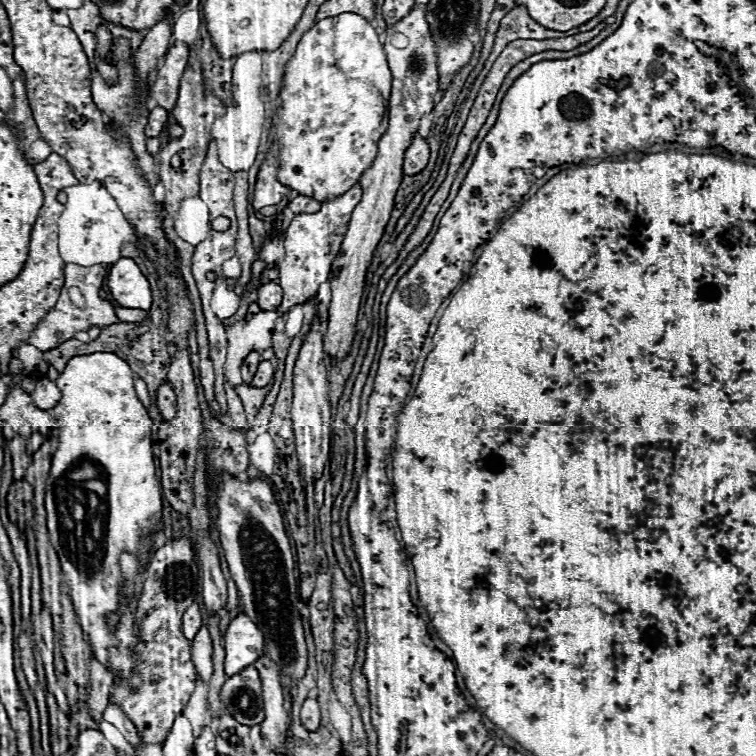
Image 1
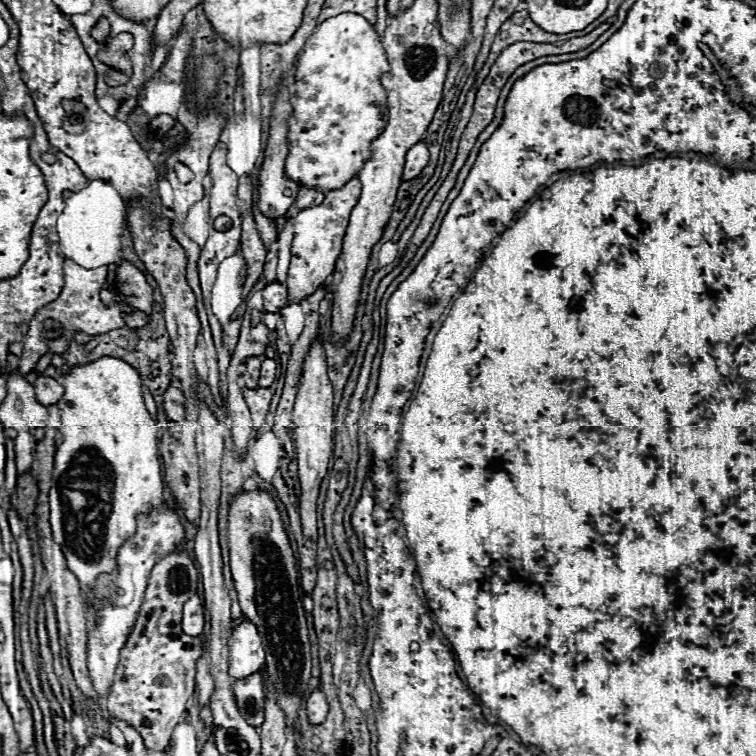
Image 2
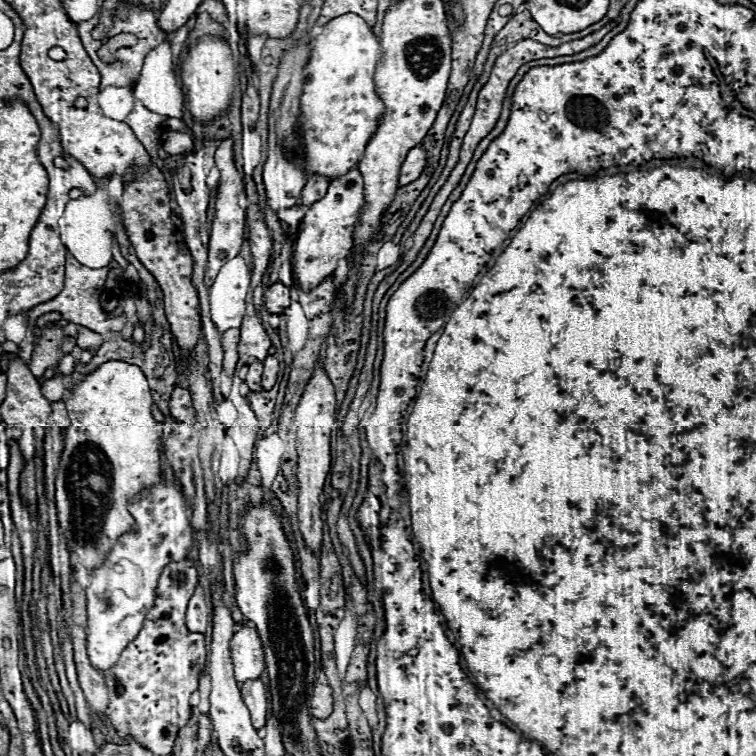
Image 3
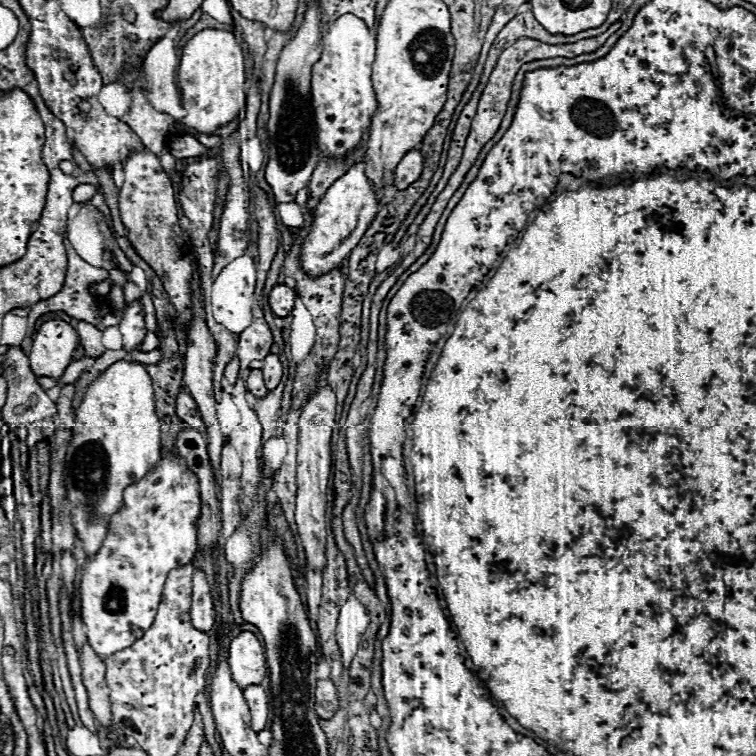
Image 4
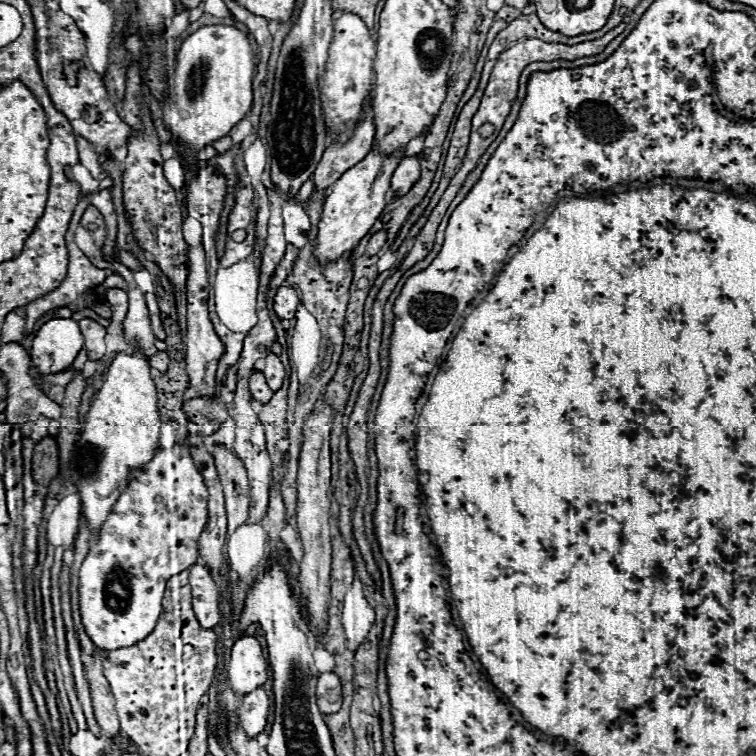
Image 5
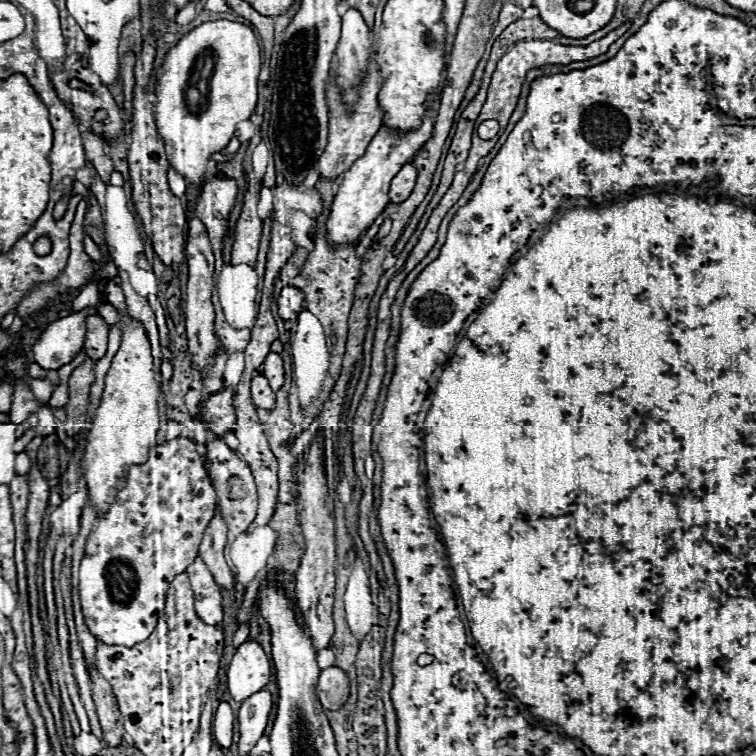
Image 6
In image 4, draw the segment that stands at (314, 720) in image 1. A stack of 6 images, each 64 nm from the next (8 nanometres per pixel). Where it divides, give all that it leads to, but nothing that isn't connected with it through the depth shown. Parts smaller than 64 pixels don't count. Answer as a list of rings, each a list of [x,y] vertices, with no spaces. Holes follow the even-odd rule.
[[[318,680],[316,684],[316,714],[320,718],[330,718],[338,708],[336,688],[330,680]]]

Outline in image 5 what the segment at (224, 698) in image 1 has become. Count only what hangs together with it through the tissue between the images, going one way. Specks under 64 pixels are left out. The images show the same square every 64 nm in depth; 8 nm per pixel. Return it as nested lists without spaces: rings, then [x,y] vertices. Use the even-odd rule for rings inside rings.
[[[256,688],[244,696],[240,720],[242,720],[242,726],[248,736],[258,736],[264,730],[264,726],[268,722],[266,720],[268,706],[270,706],[270,702],[268,702],[268,694],[264,688]]]

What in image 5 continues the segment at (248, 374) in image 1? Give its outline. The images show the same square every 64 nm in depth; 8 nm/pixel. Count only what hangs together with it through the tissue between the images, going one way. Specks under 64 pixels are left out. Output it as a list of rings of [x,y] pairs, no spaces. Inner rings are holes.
[[[254,372],[250,376],[250,392],[252,392],[252,398],[256,398],[258,402],[268,402],[272,398],[272,390],[268,388],[266,380],[264,380],[264,374],[262,372]]]

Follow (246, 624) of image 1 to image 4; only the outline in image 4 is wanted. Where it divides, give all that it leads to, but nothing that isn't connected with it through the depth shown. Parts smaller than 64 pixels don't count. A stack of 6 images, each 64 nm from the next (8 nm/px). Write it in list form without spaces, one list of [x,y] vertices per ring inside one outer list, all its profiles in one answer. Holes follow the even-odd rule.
[[[240,632],[232,638],[228,648],[228,664],[232,678],[240,688],[262,682],[266,676],[266,656],[262,644],[252,632]]]

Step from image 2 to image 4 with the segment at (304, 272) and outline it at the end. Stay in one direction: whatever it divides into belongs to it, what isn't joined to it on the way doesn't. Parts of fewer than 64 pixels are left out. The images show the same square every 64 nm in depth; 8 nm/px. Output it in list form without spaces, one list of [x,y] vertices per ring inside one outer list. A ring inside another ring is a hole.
[[[358,162],[350,166],[348,172],[328,188],[324,198],[314,208],[312,224],[308,236],[302,240],[302,250],[300,250],[302,270],[310,278],[320,278],[322,274],[334,270],[340,264],[340,260],[344,260],[358,244],[358,240],[364,236],[376,212],[378,212],[378,200],[374,188],[364,174],[364,164]]]

